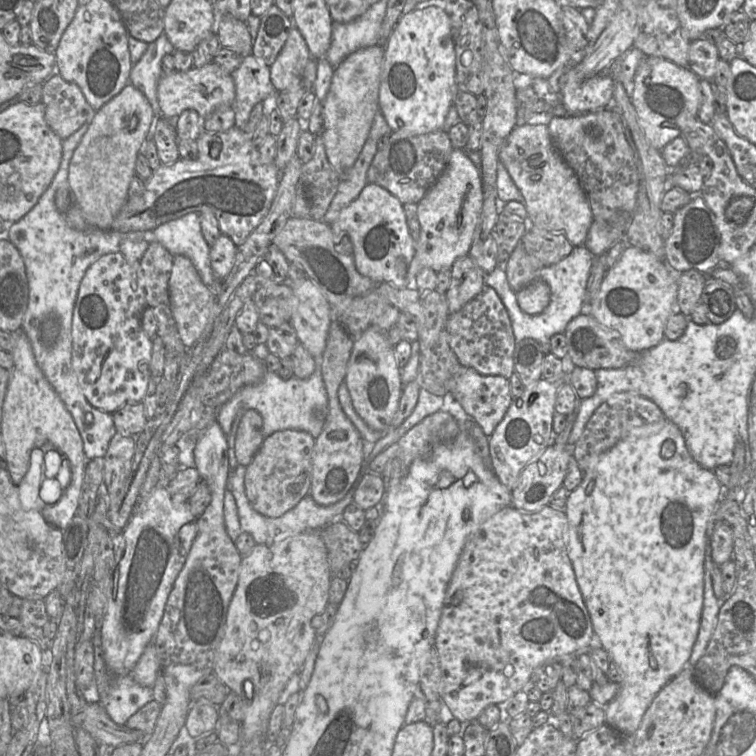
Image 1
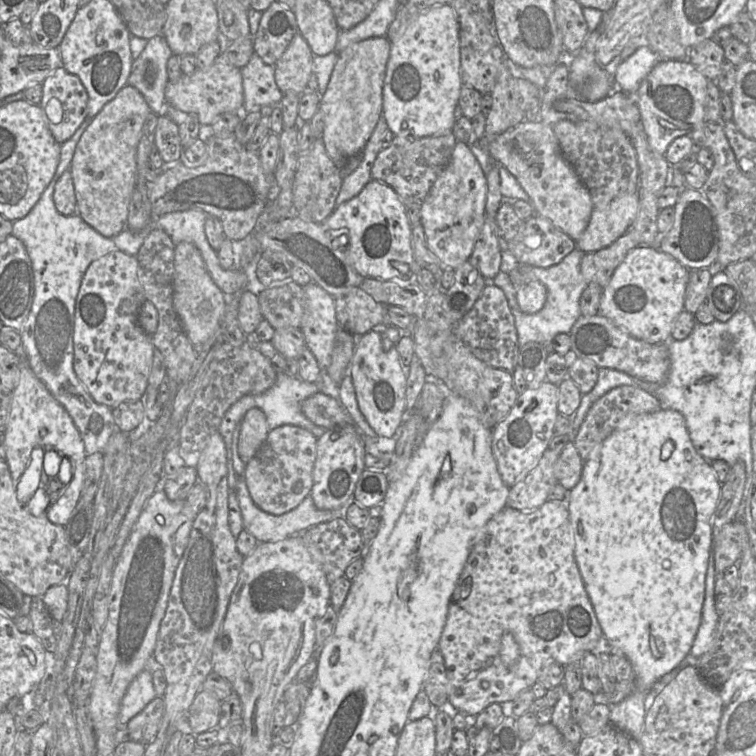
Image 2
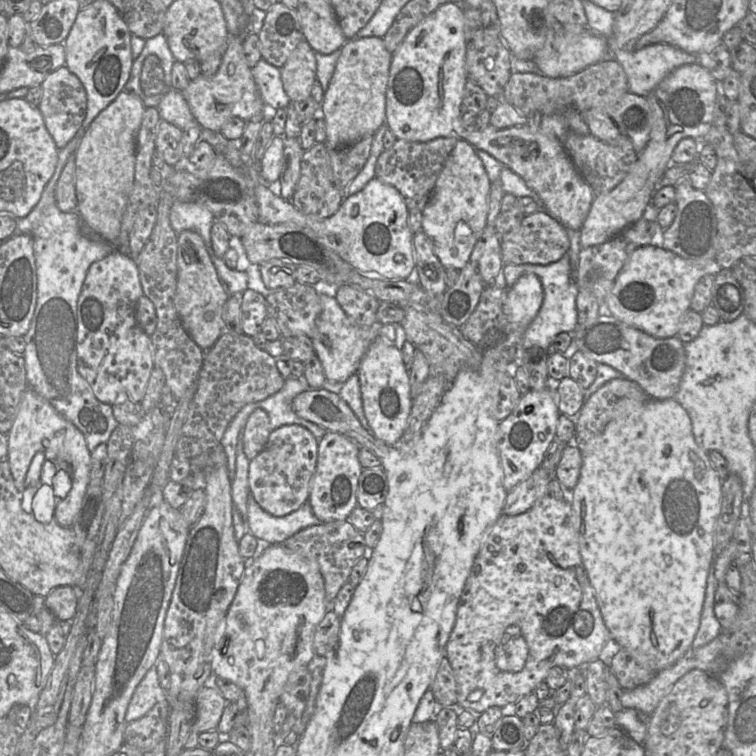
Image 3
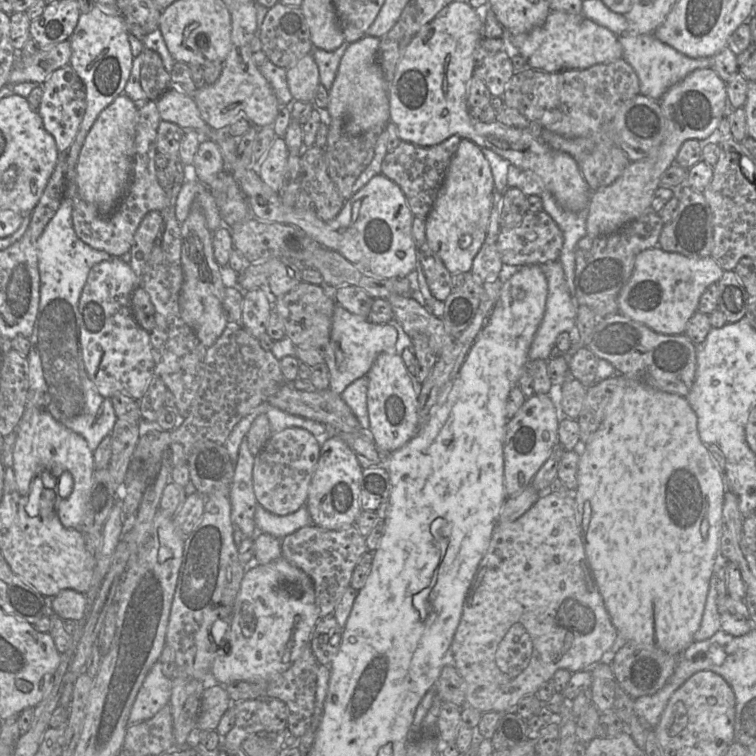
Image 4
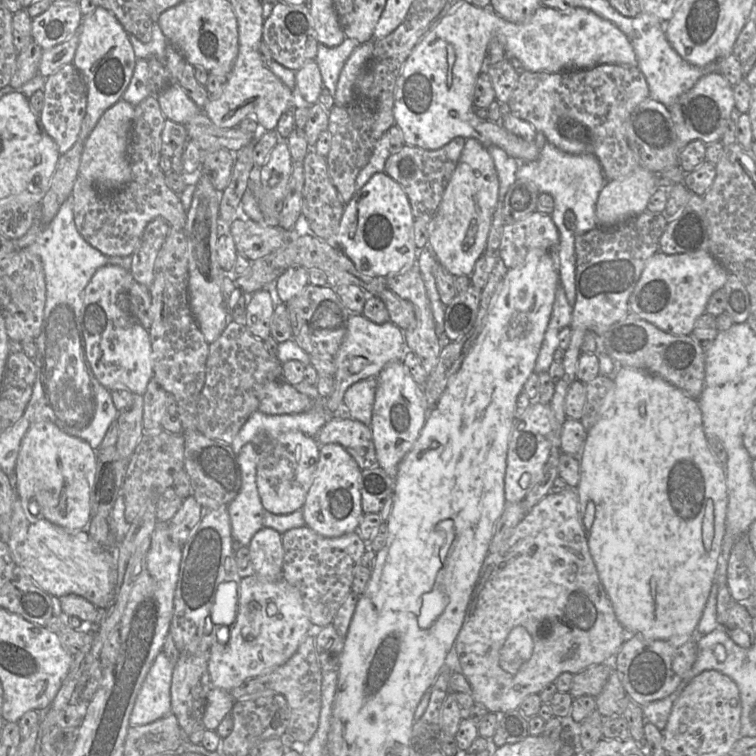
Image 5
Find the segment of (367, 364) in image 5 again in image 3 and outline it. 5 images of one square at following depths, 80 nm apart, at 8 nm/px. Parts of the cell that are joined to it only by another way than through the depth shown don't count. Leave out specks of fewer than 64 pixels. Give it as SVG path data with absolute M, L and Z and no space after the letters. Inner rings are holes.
M321 292L320 301L322 310L316 321L314 336L311 338L312 345L323 366L326 380L343 384L351 375L357 373L365 353L378 336L395 341L395 327L393 324L380 324L377 321L371 326L356 324L347 316L333 294Z

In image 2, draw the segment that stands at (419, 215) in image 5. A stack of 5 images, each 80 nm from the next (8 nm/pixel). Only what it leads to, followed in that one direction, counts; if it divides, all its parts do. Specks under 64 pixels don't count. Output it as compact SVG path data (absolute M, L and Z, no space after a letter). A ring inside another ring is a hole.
M453 134L421 138L395 136L390 146L382 149L377 155L371 169L372 179L391 186L405 205L421 205L449 164L457 142Z

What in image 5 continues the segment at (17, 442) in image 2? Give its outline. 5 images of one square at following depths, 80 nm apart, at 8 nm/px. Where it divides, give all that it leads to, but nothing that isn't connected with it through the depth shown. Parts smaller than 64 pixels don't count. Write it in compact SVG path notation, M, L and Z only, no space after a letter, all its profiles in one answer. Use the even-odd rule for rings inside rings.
M51 421L34 424L24 436L16 461L16 492L27 519L35 523L46 519L68 531L81 531L91 521L91 490L97 468L97 451L86 441L63 432Z

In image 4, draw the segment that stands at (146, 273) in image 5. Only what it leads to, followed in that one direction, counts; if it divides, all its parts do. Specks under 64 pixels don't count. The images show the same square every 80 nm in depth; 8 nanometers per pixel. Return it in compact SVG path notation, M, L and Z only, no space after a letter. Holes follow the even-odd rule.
M150 211L144 216L134 234L129 264L137 277L140 278L140 285L143 270L160 233L162 222L163 219L159 211Z

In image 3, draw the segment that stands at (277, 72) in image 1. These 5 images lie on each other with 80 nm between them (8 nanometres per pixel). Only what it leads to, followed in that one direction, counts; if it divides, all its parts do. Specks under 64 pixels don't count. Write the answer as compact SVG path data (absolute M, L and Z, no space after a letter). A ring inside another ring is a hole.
M303 40L280 68L284 90L292 102L311 97L316 70L315 51Z

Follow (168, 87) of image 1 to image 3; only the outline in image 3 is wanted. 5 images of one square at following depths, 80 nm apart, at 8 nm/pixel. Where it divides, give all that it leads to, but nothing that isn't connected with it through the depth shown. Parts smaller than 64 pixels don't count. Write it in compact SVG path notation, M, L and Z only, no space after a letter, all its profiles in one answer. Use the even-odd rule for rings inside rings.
M229 36L218 71L213 76L204 76L201 73L182 91L191 113L202 128L220 131L232 117L239 117L246 122L253 117L262 117L265 105L243 52L243 37Z

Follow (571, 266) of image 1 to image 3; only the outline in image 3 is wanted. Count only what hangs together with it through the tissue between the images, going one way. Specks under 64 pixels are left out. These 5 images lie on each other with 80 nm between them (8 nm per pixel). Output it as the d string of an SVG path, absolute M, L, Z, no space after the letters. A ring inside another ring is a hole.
M567 253L559 261L548 265L505 264L502 268L502 272L505 287L508 287L508 289L513 286L521 276L529 273L537 275L543 286L543 303L538 314L524 332L522 340L522 346L524 349L528 349L532 346L548 349L558 334L575 331L578 319L576 299L579 293L579 288L577 286L577 281L572 278L572 268Z

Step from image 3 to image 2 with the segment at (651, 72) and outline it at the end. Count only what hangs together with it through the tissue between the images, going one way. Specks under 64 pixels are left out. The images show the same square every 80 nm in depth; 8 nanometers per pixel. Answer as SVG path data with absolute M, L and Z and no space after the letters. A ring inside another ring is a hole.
M649 46L639 47L631 56L616 67L614 81L617 88L635 95L642 80L646 78L654 66L661 60L668 59L661 59Z

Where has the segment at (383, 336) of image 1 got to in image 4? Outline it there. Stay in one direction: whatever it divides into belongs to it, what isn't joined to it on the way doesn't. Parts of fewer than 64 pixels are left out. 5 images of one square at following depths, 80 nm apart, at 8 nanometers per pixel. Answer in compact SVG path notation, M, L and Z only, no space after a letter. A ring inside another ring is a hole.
M382 352L375 359L373 365L365 375L368 378L367 410L369 429L375 445L381 454L389 454L406 444L419 428L417 415L417 397L421 384L415 382L409 375L401 355L396 352Z

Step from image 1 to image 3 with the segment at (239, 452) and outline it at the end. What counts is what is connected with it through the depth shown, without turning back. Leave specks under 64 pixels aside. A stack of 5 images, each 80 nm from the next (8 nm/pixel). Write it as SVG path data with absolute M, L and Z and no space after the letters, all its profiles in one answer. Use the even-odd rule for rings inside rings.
M262 409L253 411L244 426L243 436L244 452L250 461L264 449L271 432L268 414Z

